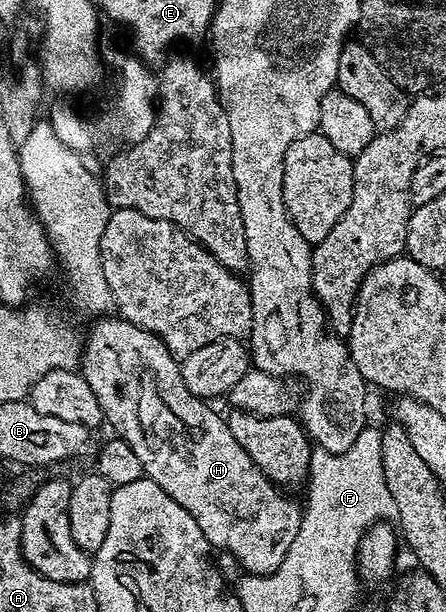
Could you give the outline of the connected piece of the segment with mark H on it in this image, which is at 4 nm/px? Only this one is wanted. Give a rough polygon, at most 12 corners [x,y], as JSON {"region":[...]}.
{"region":[[103,316],[81,373],[144,475],[248,574],[300,503],[185,388],[156,334]]}

